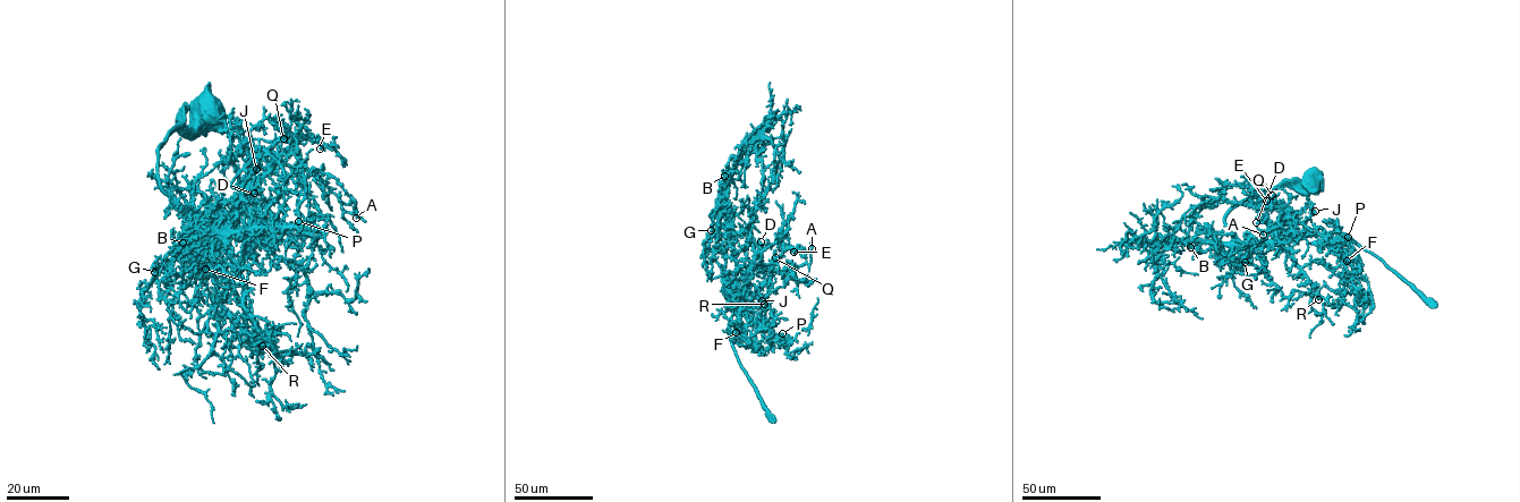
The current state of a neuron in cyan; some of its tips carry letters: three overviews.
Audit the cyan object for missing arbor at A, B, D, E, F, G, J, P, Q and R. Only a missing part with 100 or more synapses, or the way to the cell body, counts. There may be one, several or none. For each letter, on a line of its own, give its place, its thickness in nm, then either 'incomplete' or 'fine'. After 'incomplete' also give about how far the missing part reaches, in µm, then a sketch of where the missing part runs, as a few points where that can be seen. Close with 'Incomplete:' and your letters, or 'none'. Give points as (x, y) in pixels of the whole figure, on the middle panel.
A: place (812, 248); calibre 240 nm; fine
B: place (724, 176); calibre 180 nm; fine
D: place (761, 241); calibre 440 nm; incomplete; missing 80 µm; course (761, 241), (777, 221), (775, 204), (796, 162)
E: place (794, 252); calibre 400 nm; fine
F: place (736, 332); calibre 180 nm; fine
G: place (711, 230); calibre 160 nm; fine
J: place (762, 300); calibre 480 nm; fine
P: place (782, 333); calibre 160 nm; fine
Q: place (775, 257); calibre 500 nm; fine
R: place (764, 304); calibre 400 nm; fine
Incomplete: D

